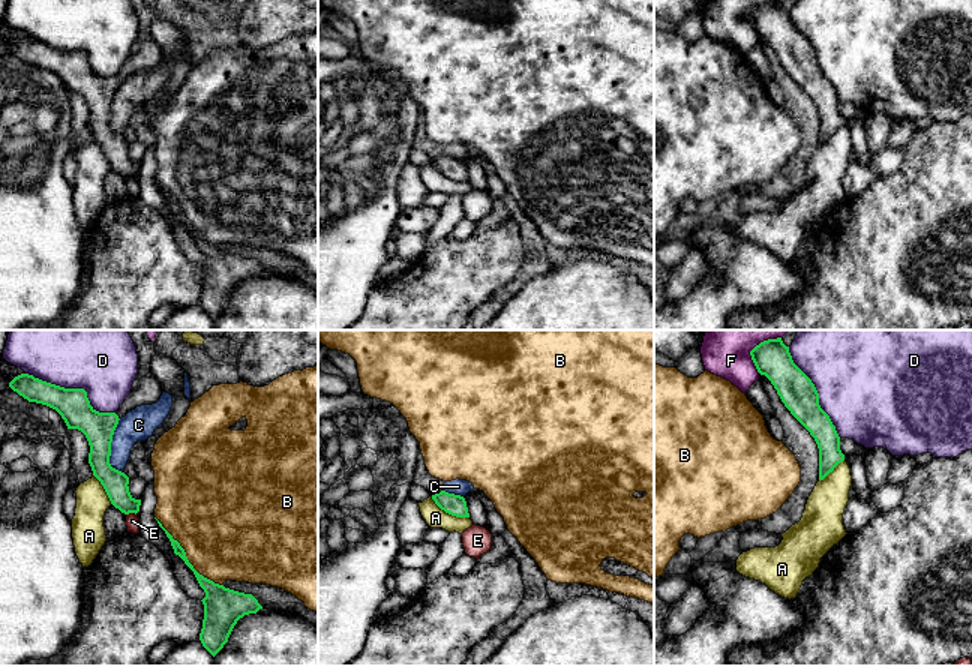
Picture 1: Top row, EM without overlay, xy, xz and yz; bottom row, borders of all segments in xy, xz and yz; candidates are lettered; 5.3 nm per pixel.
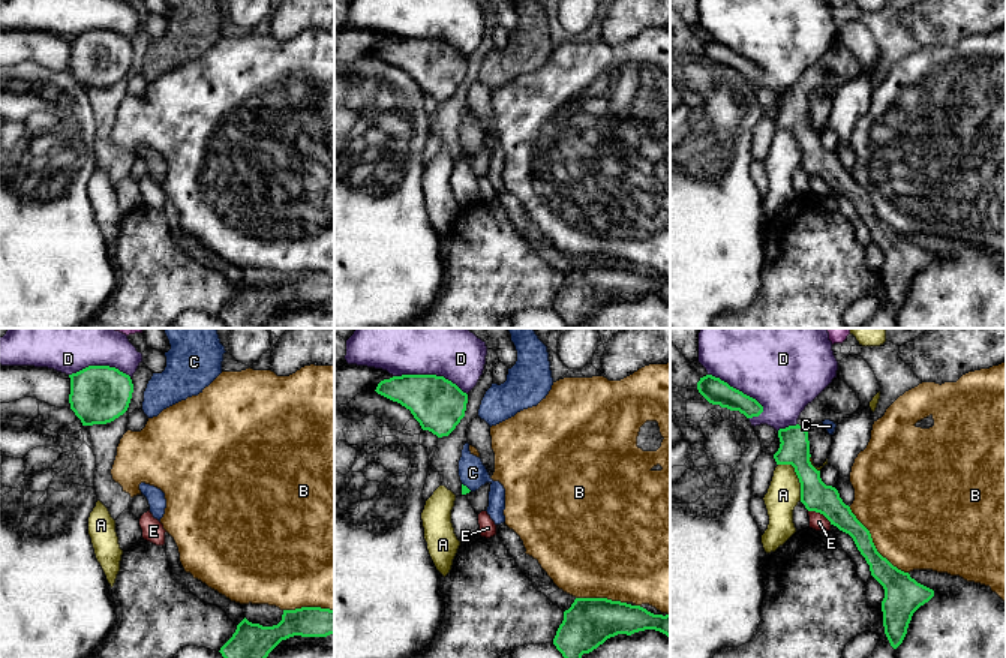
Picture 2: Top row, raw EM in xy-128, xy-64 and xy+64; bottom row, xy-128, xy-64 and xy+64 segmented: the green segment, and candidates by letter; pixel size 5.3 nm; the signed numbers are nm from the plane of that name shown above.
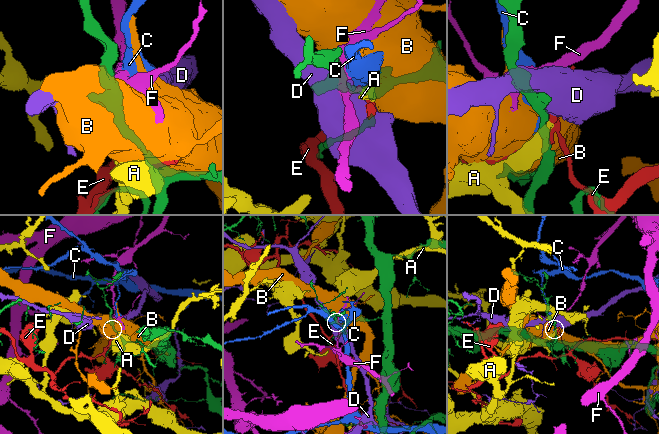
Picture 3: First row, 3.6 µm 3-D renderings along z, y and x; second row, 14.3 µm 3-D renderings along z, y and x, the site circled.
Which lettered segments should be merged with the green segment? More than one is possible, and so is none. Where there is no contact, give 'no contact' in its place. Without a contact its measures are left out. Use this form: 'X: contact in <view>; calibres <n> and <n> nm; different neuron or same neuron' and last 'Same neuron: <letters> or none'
A: contact in xz; calibres 110 and 110 nm; different neuron
B: contact in xy; calibres 110 and 480 nm; different neuron
C: contact in xy; calibres 160 and 170 nm; different neuron
D: contact in xy; calibres 180 and 340 nm; different neuron
E: contact in xy; calibres 140 and 80 nm; different neuron
F: contact in yz; calibres 200 and 220 nm; different neuron
Same neuron: none

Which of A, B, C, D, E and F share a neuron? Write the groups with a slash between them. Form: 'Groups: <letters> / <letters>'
Groups: A / B / C / D / E / F

